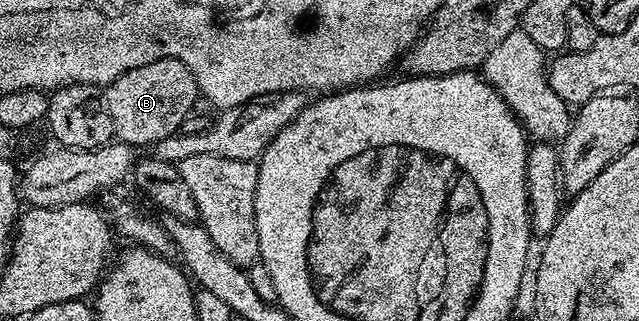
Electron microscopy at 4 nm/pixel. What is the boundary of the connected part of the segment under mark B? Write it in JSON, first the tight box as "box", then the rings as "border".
{"box":[102,57,200,147],"border":[[[163,57],[142,67],[128,69],[102,91],[102,107],[110,115],[117,140],[133,147],[155,145],[179,129],[200,92],[190,69],[177,57]]]}

